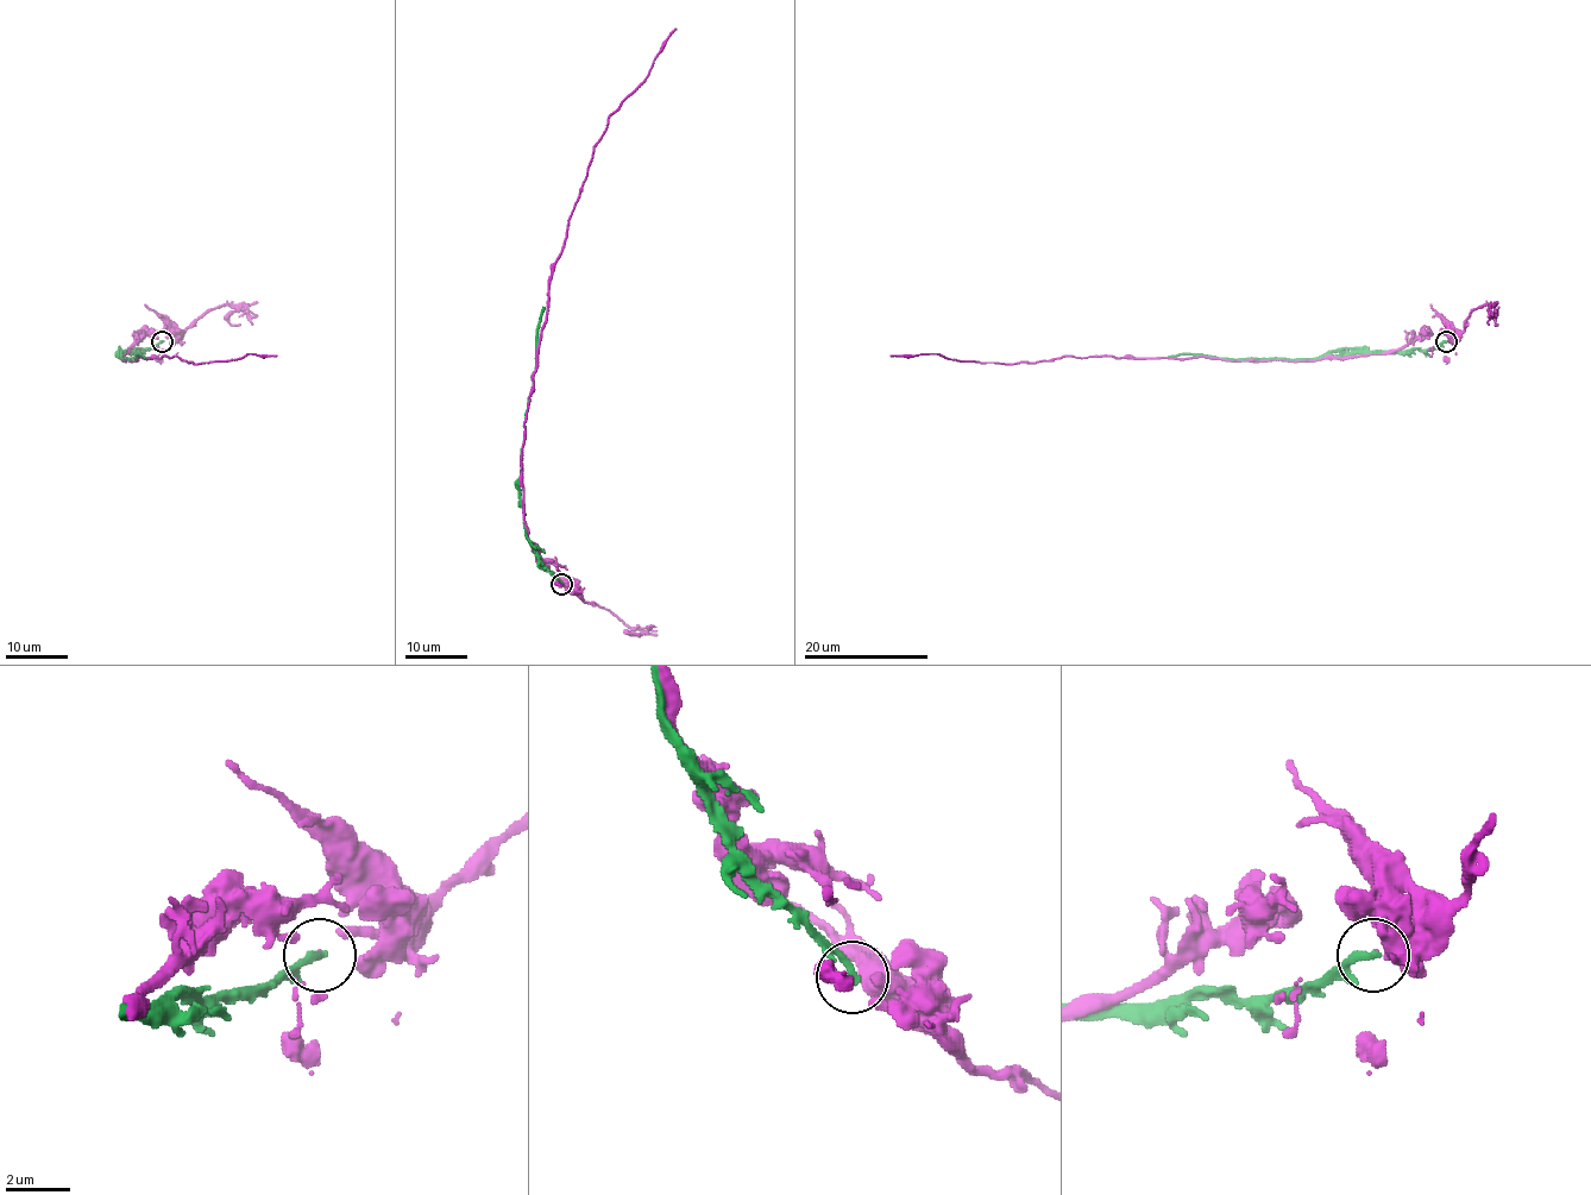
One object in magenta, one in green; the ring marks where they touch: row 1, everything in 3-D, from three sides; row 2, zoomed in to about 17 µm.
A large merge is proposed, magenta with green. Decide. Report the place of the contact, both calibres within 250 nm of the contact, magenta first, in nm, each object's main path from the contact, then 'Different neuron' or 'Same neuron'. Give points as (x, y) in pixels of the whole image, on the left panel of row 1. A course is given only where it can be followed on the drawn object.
Place: (162, 341). Thickness 30 nm (magenta) against 240 nm. Course of magenta: (163, 341), (171, 332), (148, 333), (124, 362), (176, 357), (194, 364), (277, 354). Course of green: (163, 341), (144, 350), (118, 352), (124, 359), (138, 354), (145, 358). Different neuron

